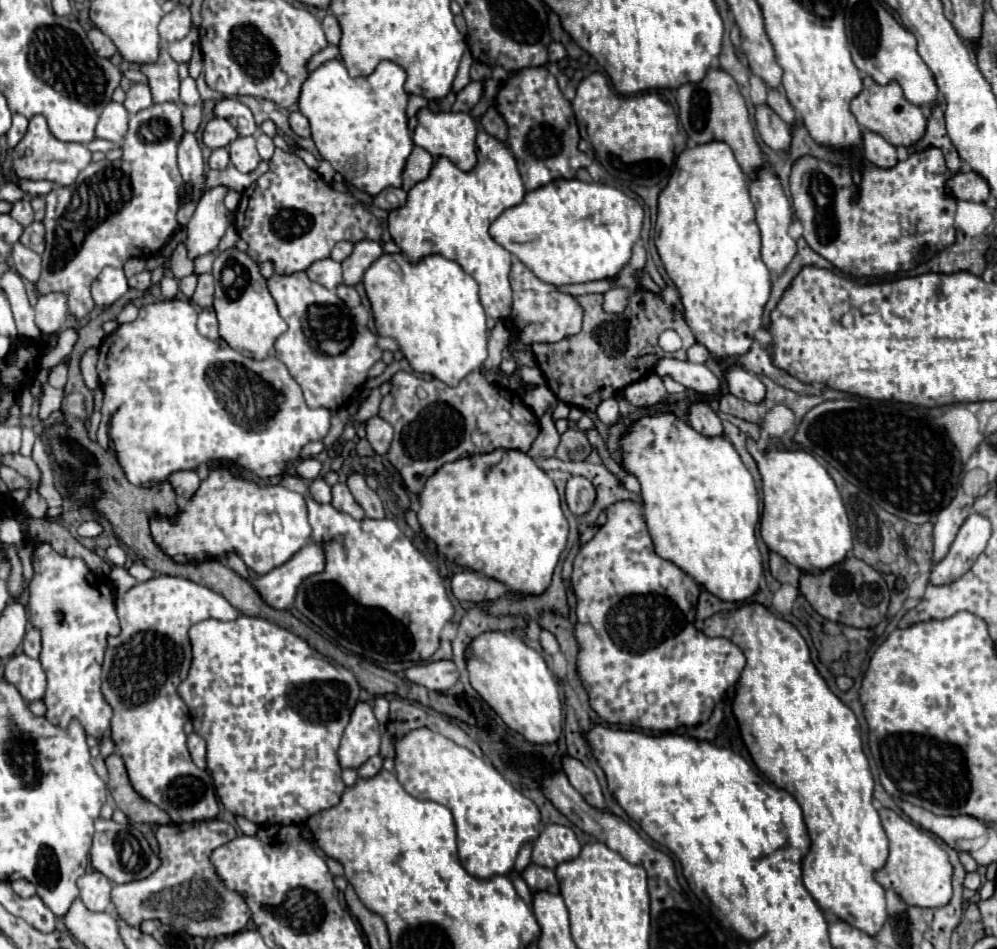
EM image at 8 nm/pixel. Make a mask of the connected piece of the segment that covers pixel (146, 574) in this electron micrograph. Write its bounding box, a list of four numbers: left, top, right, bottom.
[128,562,154,582]

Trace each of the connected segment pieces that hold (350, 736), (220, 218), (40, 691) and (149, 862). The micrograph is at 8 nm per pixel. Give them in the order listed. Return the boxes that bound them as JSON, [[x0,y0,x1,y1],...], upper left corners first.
[[338,702,380,768],[186,186,228,260],[4,654,46,702],[90,818,162,884]]

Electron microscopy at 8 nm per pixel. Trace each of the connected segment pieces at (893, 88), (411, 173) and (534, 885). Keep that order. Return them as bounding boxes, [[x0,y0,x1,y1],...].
[[850,76,926,146],[402,146,434,192],[522,864,558,892]]

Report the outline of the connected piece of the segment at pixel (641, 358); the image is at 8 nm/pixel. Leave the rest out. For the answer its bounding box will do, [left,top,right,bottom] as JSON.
[532,290,696,412]

